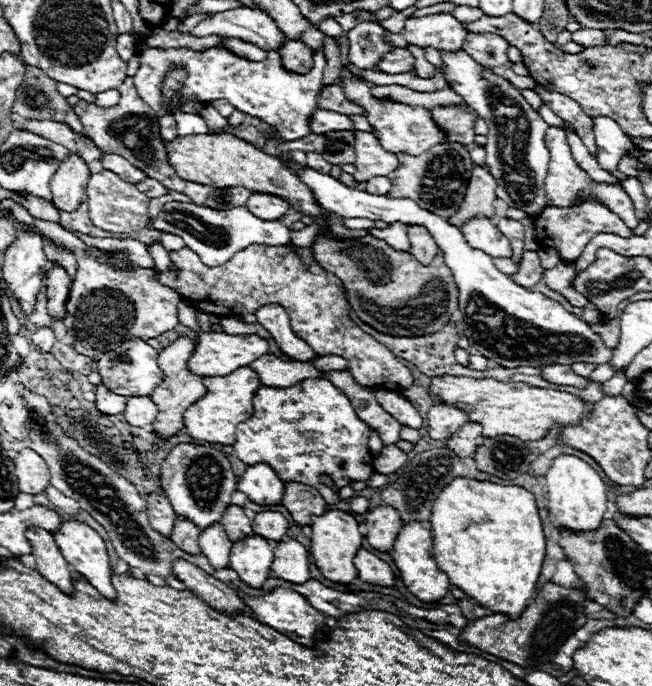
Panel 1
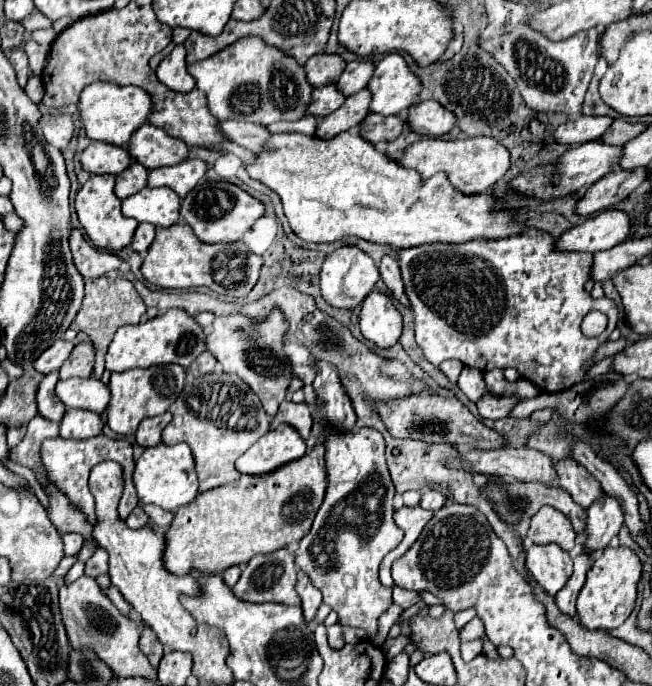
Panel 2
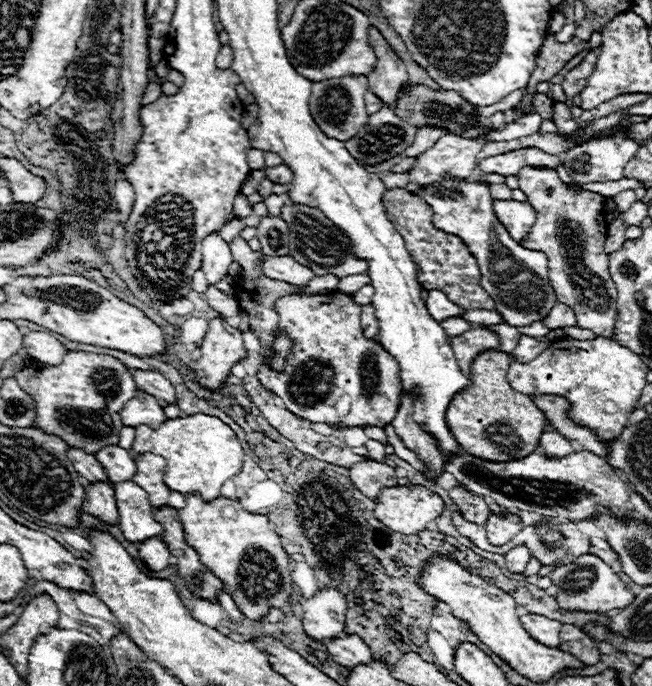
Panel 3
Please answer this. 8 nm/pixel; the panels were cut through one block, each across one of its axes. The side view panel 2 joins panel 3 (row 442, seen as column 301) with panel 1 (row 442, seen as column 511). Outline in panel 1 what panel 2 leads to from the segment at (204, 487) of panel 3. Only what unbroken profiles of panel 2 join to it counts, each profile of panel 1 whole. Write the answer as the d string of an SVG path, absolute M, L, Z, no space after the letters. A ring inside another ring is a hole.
M250 366L238 368L230 376L208 376L202 378L202 384L206 386L206 394L194 402L186 412L184 412L184 426L186 432L196 438L196 440L206 440L212 444L236 444L236 426L244 420L248 420L254 414L252 398L254 392L260 388L260 380L254 374Z

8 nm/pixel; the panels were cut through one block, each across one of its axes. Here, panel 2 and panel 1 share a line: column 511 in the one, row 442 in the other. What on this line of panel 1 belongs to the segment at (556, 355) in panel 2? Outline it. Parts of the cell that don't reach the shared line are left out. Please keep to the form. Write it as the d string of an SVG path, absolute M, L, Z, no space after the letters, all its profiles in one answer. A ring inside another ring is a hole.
M308 378L290 388L260 386L258 392L254 394L254 416L250 420L238 424L234 450L236 450L236 456L244 464L254 466L254 464L264 462L270 468L274 468L274 472L278 472L278 476L284 482L308 484L308 486L316 488L328 504L338 504L342 498L332 488L324 486L318 480L318 476L322 472L332 474L336 488L344 488L350 482L370 478L370 474L374 472L374 466L372 466L372 454L368 454L368 438L370 438L370 428L366 422L362 422L356 416L350 400L330 380Z

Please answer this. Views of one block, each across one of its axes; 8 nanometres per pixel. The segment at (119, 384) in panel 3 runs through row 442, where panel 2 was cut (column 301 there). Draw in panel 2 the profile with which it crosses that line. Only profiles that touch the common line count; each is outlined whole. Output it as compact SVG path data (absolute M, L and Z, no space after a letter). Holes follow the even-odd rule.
M242 38L236 44L214 54L212 58L194 62L192 66L188 66L188 72L196 80L196 88L206 94L208 108L216 120L242 120L242 122L268 126L278 120L304 118L304 112L310 104L312 86L306 82L304 68L298 66L290 56L286 56L276 46L264 44L262 38Z

